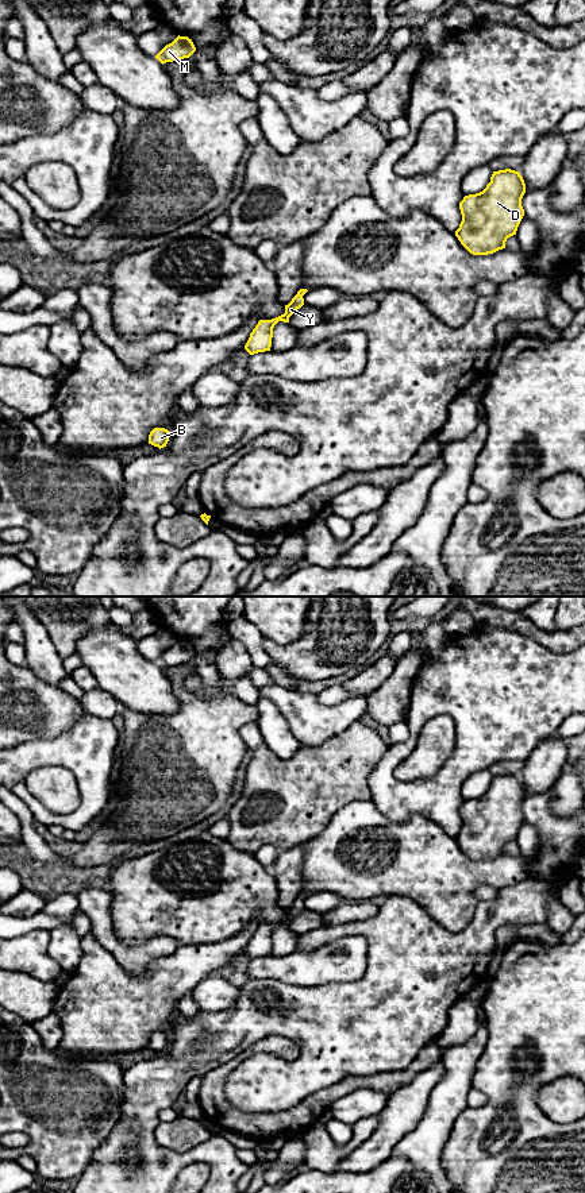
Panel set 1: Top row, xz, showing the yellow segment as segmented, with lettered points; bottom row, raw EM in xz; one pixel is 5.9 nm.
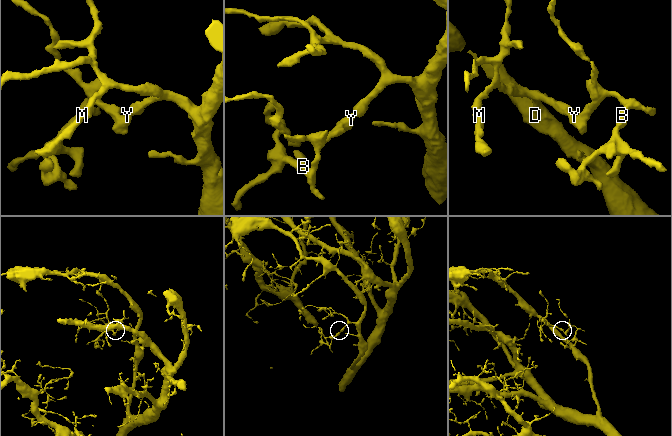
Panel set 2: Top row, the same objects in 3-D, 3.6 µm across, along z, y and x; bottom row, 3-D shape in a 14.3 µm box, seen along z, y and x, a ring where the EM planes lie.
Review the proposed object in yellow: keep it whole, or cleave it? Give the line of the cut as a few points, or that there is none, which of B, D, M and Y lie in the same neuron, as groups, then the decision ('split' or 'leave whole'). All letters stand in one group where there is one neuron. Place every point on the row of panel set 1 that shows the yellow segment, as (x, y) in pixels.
no cut | B D M Y | leave whole

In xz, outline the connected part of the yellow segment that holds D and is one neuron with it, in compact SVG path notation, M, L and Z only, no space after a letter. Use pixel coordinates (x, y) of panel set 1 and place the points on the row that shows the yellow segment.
M505 169L493 171L486 188L476 194L465 196L459 202L462 221L455 231L461 244L473 255L488 255L505 248L508 238L516 235L524 216L522 198L526 184L519 171Z

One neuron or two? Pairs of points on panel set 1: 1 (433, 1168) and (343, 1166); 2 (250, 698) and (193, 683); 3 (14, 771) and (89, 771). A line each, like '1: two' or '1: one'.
1: two
2: one
3: one

